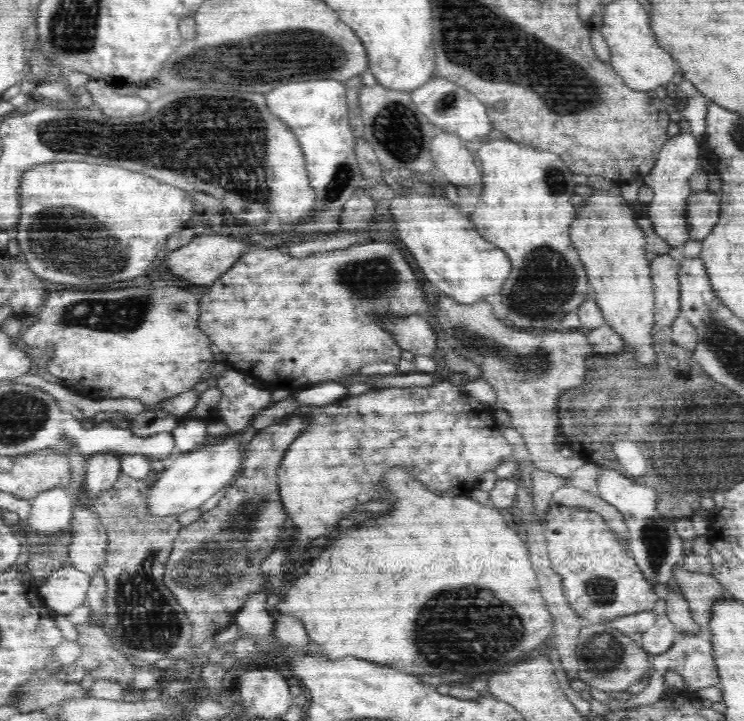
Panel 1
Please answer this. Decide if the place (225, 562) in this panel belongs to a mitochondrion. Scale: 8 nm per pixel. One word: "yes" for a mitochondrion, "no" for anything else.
yes

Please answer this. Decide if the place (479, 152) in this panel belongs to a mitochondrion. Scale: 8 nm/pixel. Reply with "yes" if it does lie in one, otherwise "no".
no

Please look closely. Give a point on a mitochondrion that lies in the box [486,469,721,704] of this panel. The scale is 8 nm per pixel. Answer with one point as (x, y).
(603, 656)

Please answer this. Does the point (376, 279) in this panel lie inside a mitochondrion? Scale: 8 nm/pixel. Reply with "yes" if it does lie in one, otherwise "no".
yes

